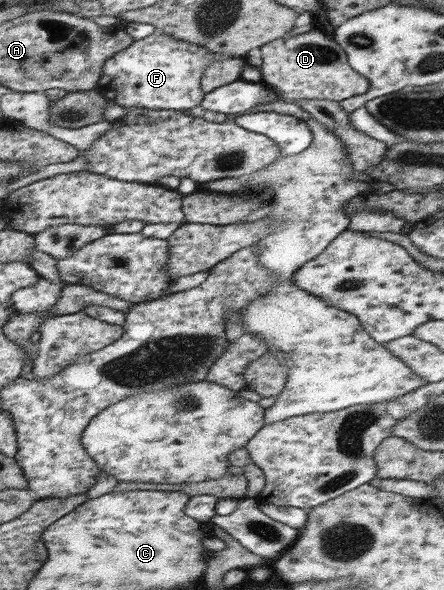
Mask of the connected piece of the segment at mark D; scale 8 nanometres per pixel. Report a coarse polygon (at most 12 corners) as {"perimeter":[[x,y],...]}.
{"perimeter":[[317,29],[259,48],[283,100],[340,102],[370,88]]}

